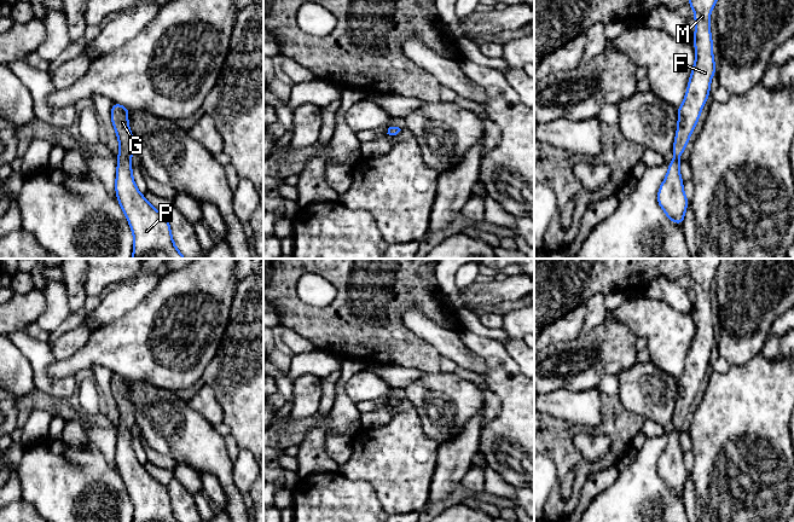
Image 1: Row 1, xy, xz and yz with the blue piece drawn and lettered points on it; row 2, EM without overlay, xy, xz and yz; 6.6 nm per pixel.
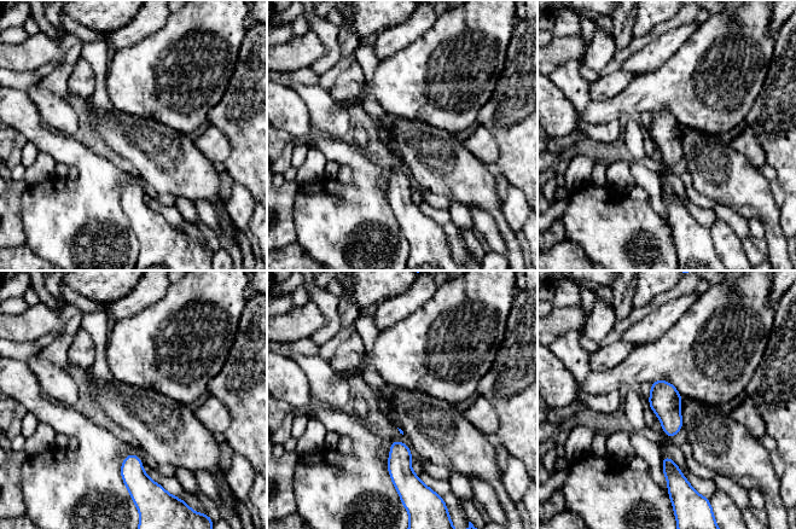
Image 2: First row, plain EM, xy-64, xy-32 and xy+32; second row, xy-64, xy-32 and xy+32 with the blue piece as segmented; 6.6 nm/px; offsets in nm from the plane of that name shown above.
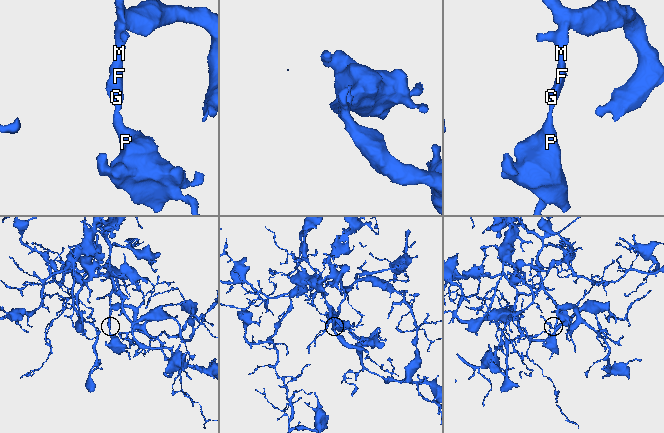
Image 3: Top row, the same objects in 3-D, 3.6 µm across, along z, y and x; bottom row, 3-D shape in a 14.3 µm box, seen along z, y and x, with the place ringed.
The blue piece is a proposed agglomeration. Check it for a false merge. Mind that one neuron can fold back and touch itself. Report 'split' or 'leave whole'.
leave whole

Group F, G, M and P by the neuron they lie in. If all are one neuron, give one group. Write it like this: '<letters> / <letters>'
F G M P

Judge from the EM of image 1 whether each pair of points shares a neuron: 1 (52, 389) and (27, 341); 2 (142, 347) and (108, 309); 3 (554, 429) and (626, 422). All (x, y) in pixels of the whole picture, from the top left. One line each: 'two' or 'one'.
1: one
2: two
3: one

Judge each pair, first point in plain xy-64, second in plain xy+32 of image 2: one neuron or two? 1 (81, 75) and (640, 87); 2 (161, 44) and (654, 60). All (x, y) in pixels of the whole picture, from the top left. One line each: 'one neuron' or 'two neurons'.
1: two neurons
2: two neurons

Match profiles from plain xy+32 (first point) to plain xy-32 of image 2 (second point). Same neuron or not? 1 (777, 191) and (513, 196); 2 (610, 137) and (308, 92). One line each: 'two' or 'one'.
1: two
2: one

